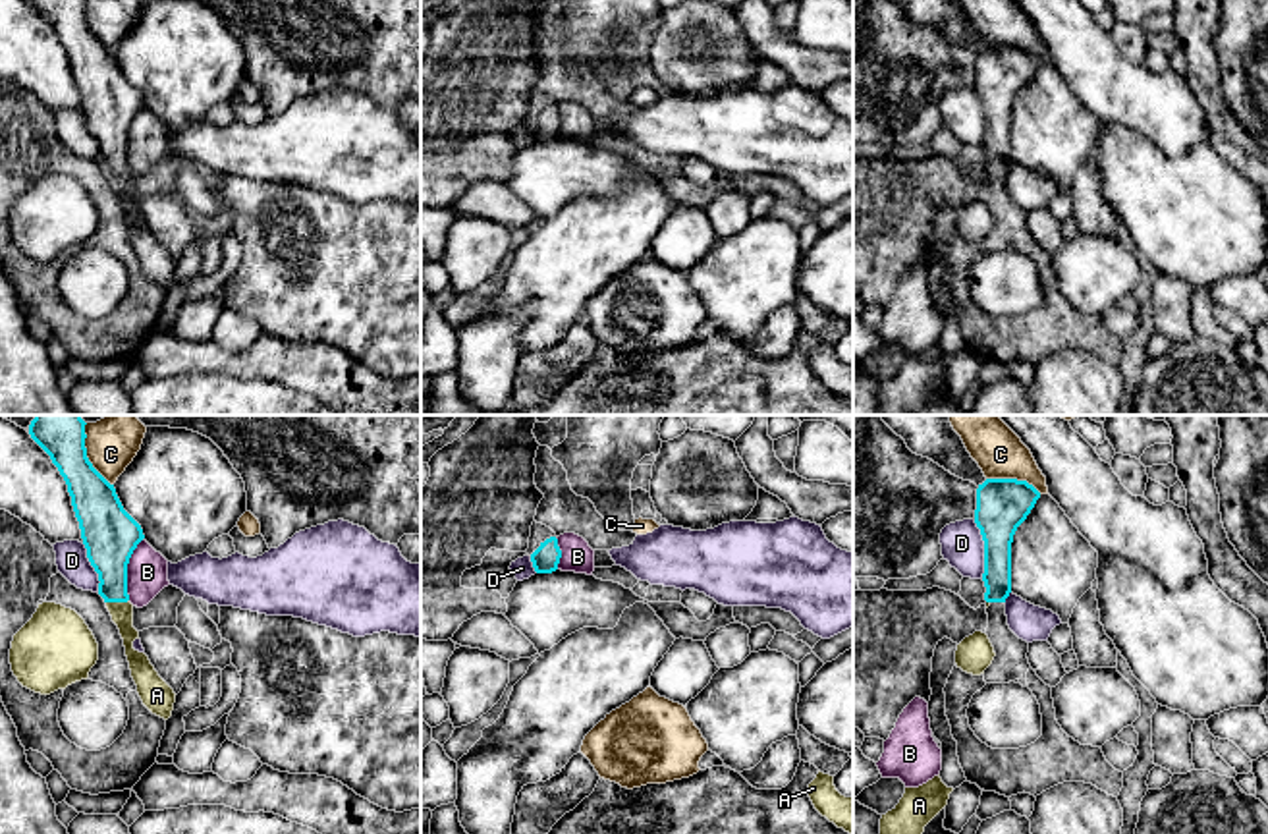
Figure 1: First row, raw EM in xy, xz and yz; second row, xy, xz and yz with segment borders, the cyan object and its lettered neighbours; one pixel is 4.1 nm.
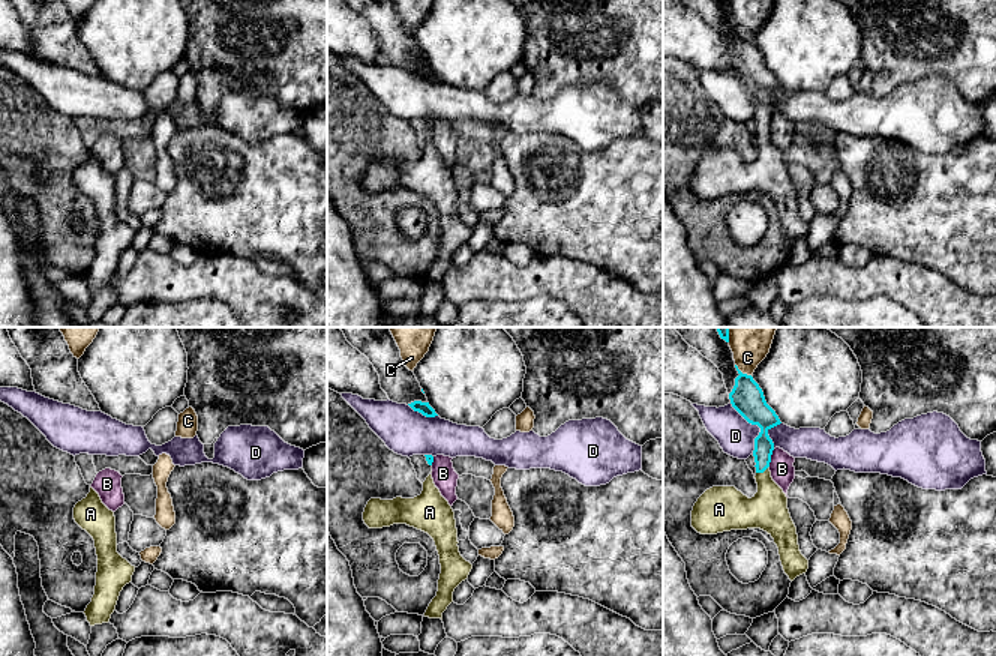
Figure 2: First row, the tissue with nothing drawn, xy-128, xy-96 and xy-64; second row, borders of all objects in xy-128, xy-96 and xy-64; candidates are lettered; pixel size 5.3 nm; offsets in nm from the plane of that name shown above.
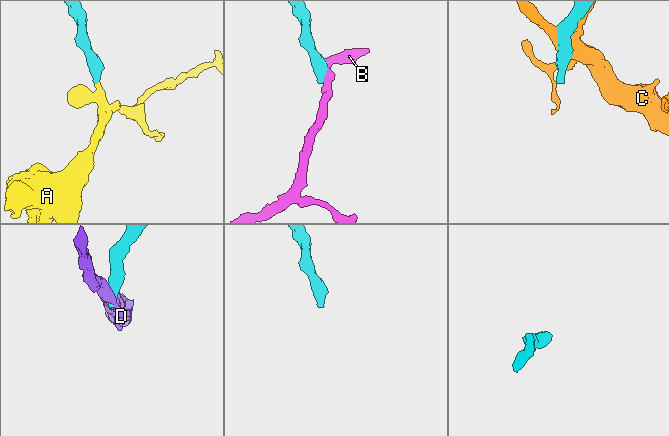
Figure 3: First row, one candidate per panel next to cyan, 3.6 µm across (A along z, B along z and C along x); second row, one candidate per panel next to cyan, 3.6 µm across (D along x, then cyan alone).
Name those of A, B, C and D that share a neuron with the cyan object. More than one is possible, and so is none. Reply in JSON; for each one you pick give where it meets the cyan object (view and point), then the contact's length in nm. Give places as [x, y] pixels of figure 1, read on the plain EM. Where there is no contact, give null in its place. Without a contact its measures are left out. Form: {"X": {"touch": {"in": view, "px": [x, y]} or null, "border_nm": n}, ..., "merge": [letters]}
{"A": {"touch": {"in": "xy", "px": [116, 168]}, "border_nm": 100}, "merge": ["A"]}

